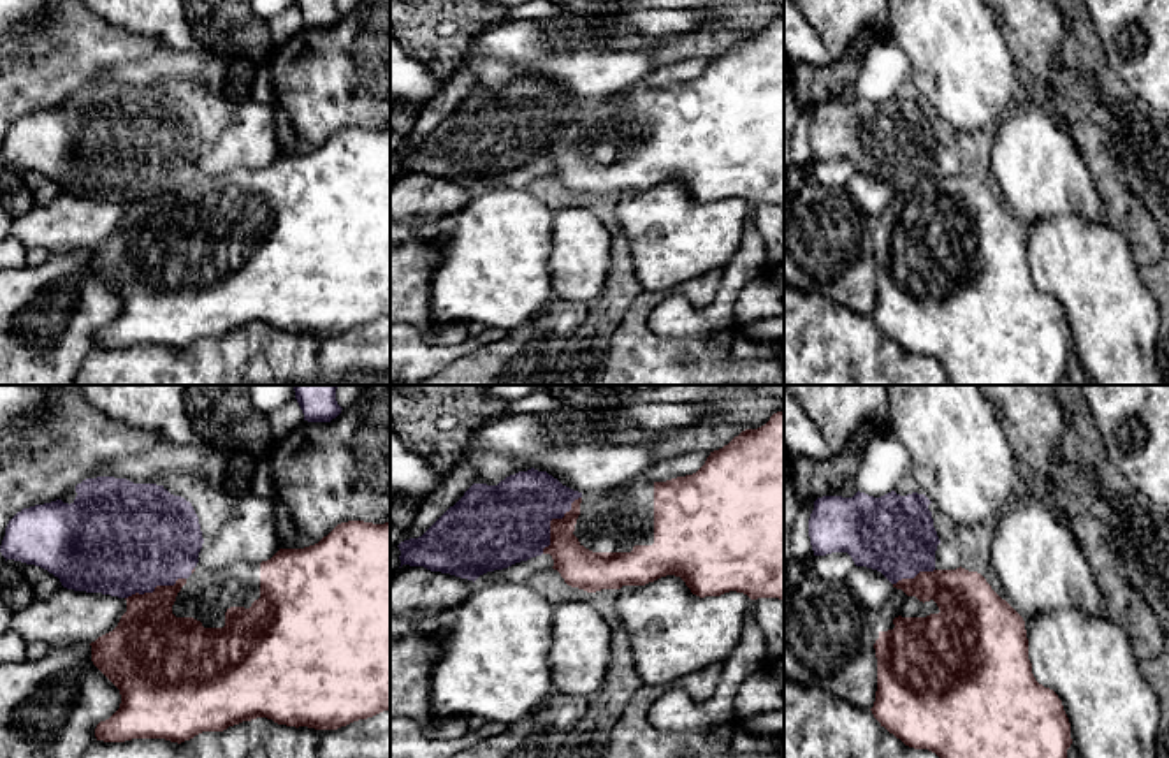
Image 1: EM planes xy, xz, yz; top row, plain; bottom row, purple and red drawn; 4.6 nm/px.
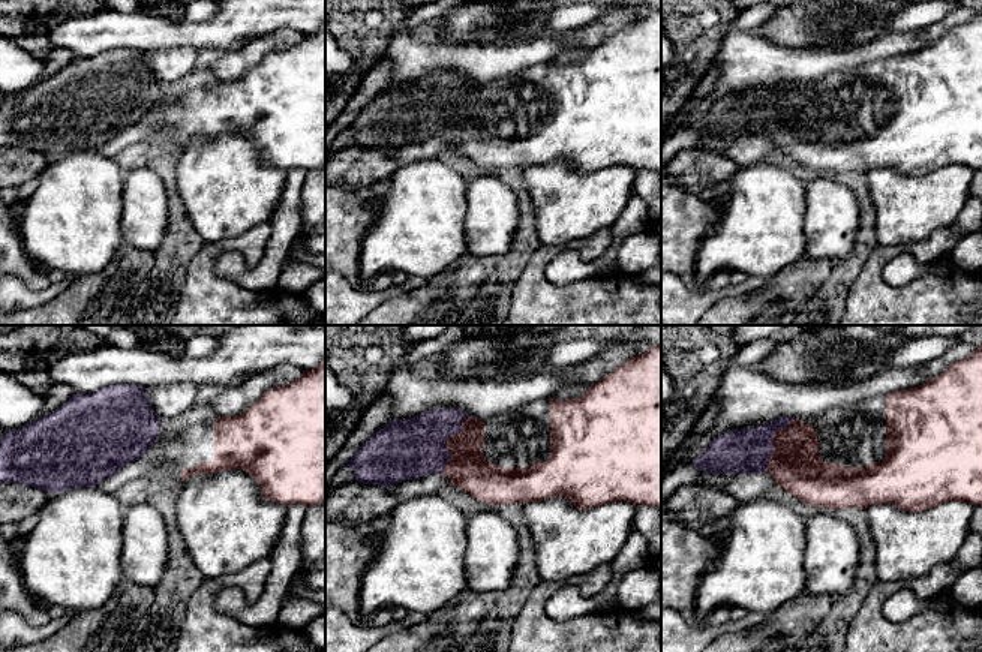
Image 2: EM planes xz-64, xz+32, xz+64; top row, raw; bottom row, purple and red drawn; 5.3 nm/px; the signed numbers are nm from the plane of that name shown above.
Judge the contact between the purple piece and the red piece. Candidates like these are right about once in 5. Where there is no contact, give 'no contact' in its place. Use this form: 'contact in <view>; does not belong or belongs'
contact in xz; does not belong

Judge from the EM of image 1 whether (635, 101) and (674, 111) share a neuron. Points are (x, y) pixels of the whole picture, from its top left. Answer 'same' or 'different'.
same

